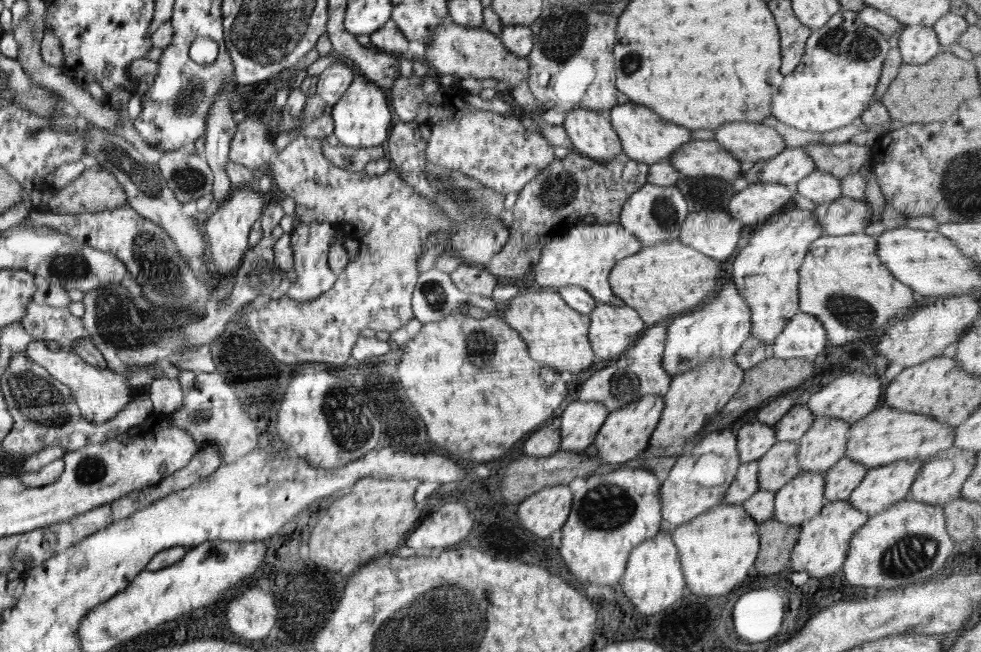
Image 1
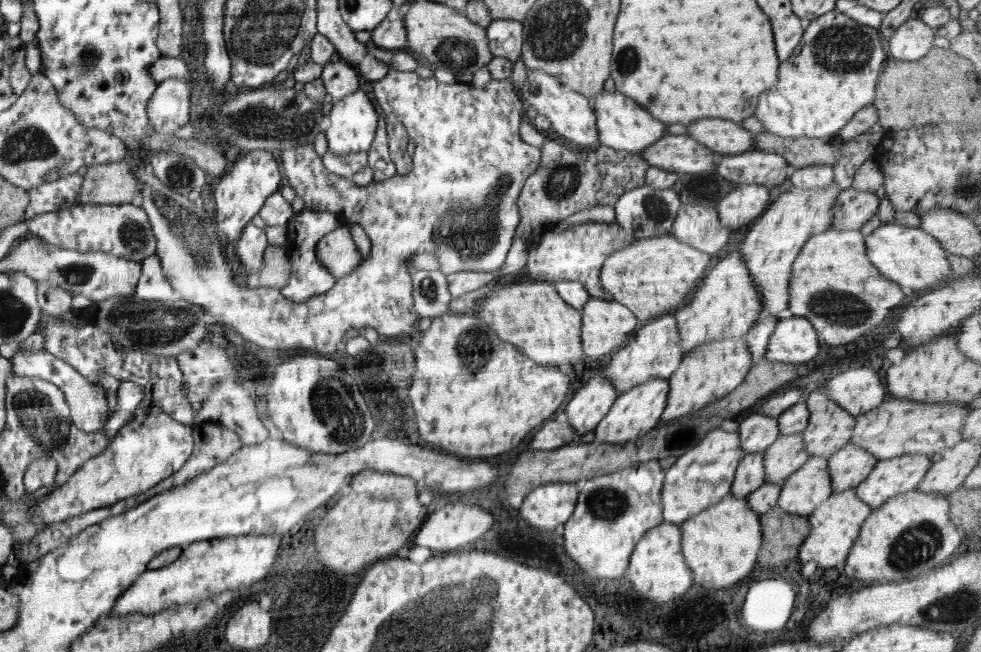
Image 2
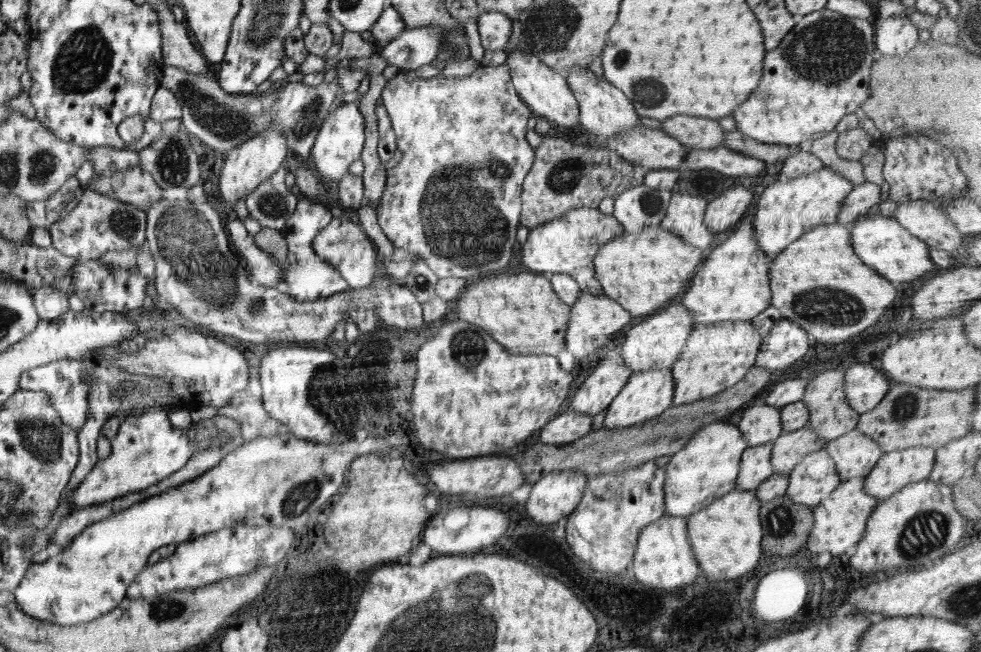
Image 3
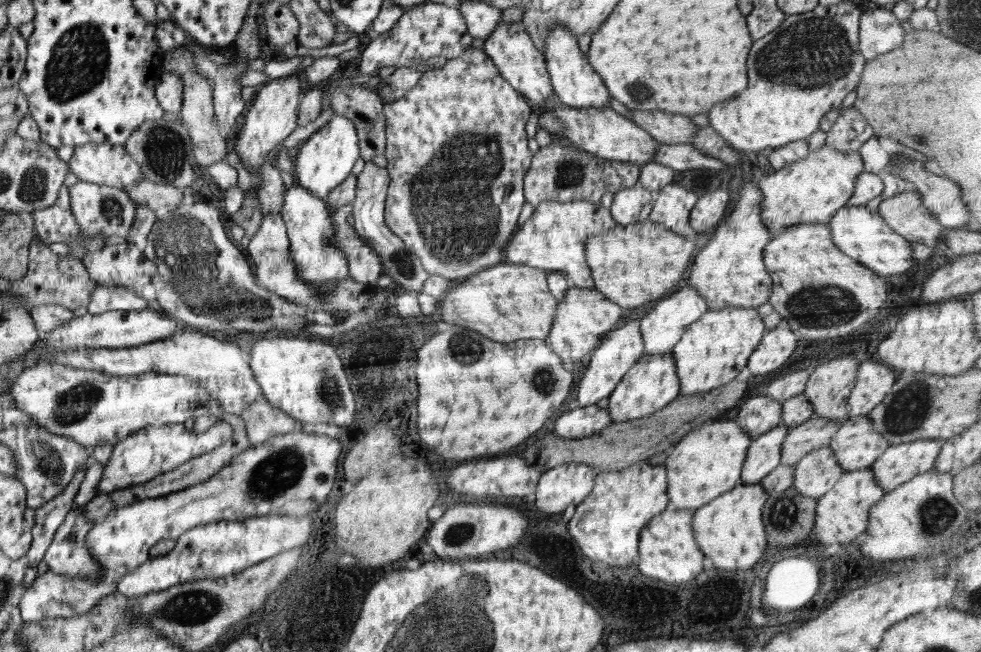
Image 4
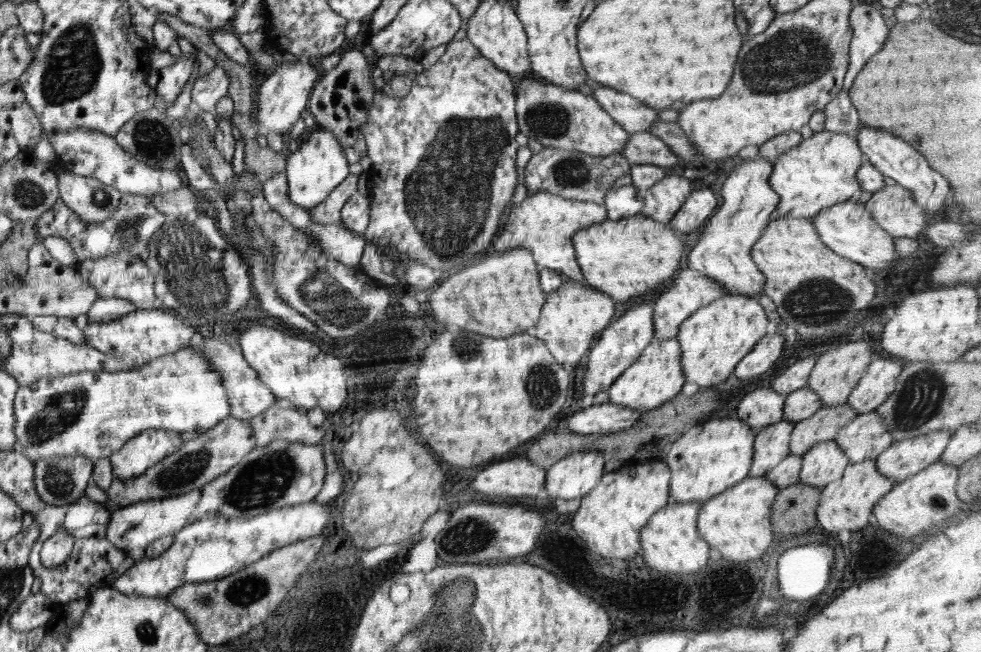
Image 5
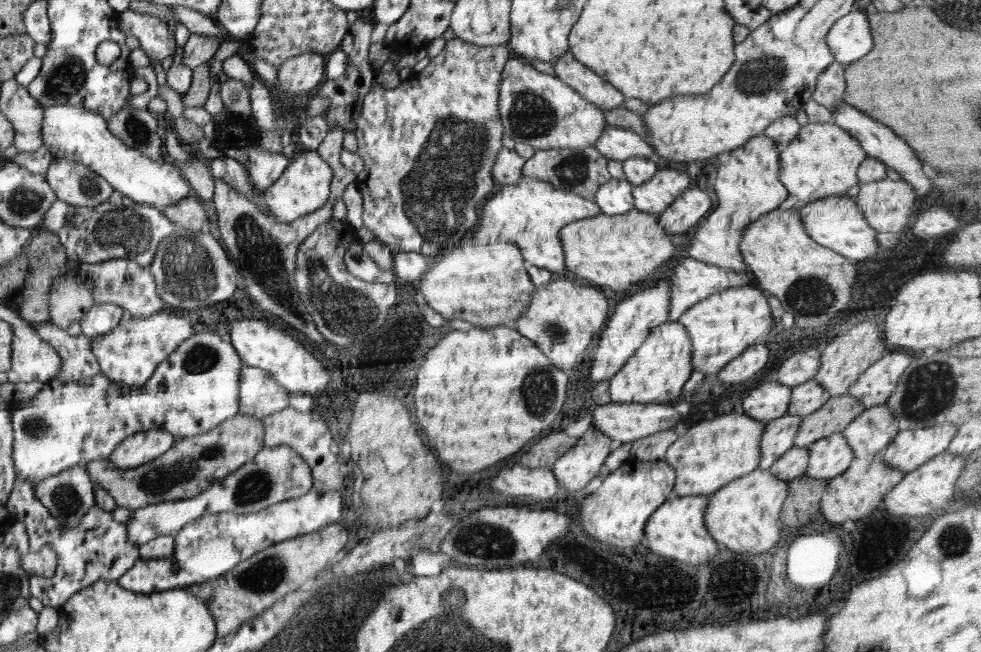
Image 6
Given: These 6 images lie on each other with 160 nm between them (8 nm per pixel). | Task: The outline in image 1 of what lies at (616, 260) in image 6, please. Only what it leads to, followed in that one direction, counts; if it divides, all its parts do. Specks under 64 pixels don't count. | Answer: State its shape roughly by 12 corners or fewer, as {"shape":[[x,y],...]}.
{"shape":[[680,240],[617,260],[611,291],[646,326],[716,292],[720,263]]}

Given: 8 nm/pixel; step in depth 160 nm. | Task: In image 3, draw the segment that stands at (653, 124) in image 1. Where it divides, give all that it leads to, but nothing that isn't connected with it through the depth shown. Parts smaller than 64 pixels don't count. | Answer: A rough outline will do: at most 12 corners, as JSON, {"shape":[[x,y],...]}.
{"shape":[[590,69],[566,80],[580,107],[579,123],[610,138],[640,116],[619,88]]}

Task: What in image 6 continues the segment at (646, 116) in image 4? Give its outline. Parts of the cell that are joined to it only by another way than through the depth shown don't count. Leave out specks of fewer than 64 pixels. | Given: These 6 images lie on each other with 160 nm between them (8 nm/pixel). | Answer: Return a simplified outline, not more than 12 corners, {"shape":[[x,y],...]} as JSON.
{"shape":[[566,51],[555,76],[604,113],[624,107],[624,96]]}

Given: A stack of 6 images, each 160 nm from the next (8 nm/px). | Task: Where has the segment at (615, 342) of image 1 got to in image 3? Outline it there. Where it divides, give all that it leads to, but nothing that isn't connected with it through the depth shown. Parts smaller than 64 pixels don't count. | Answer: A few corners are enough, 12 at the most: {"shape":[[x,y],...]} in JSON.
{"shape":[[581,293],[565,348],[576,360],[606,346],[632,315],[607,295]]}

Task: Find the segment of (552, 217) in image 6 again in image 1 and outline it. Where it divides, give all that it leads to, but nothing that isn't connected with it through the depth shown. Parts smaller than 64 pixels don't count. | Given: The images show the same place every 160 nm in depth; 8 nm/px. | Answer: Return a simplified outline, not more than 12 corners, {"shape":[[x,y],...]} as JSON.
{"shape":[[619,222],[576,224],[550,239],[533,284],[576,285],[622,306],[609,285],[641,242]]}

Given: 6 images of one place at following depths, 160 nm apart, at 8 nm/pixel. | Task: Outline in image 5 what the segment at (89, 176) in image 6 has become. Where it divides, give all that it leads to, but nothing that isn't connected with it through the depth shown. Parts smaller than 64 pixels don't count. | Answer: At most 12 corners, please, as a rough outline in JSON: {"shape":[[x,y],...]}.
{"shape":[[64,170],[60,198],[86,223],[103,223],[122,192]]}

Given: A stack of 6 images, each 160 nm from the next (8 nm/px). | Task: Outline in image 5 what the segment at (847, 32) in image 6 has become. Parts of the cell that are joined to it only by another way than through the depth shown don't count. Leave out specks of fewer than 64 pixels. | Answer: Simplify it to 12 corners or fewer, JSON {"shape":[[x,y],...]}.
{"shape":[[869,2],[849,14],[852,40],[843,89],[888,38]]}

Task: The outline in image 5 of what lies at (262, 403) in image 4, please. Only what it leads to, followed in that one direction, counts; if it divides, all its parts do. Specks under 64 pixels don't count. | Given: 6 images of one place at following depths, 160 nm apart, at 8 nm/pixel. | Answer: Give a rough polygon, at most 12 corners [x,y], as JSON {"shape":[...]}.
{"shape":[[288,400],[249,420],[256,444],[324,444],[324,430]]}

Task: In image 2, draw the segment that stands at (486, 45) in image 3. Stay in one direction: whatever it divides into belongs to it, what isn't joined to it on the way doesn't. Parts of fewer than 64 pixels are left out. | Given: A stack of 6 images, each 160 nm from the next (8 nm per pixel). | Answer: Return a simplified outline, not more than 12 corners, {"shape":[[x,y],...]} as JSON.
{"shape":[[493,20],[487,30],[493,56],[521,59],[522,22]]}

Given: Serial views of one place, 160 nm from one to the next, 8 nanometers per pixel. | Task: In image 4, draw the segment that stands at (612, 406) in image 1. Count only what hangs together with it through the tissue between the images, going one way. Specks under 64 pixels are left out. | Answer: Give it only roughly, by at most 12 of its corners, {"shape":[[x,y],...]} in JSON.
{"shape":[[687,283],[639,320],[644,355],[672,354],[708,309]]}

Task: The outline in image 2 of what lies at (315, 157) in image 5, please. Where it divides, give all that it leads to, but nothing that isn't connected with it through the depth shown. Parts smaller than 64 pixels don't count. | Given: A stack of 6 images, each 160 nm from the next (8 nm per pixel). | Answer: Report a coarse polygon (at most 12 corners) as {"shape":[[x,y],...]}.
{"shape":[[363,86],[338,99],[327,150],[370,148],[378,124]]}

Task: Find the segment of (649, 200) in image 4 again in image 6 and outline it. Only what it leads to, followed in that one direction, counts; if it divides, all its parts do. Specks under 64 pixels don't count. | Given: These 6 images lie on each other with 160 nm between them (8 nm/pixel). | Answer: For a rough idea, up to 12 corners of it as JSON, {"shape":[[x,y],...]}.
{"shape":[[611,178],[599,186],[601,214],[621,215],[635,208],[633,185]]}

